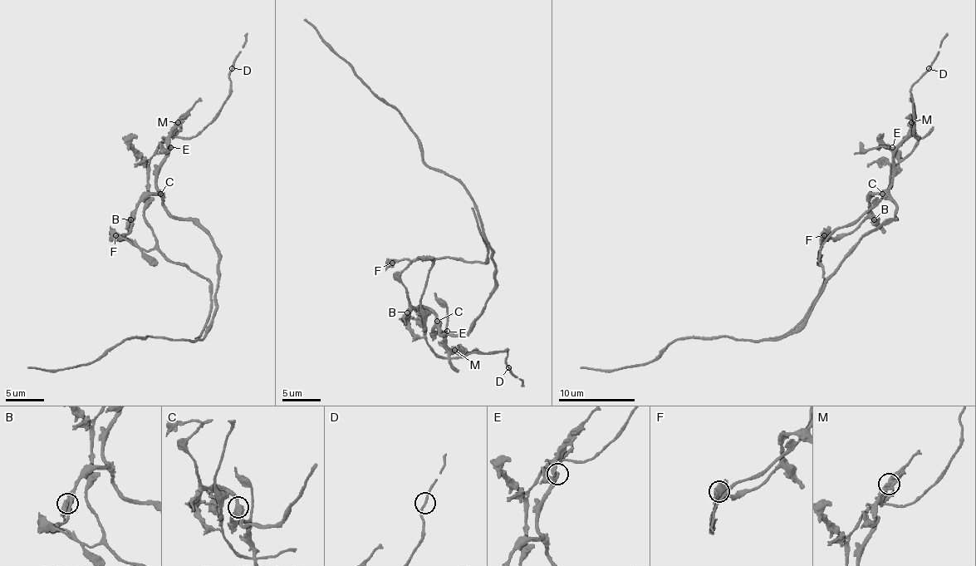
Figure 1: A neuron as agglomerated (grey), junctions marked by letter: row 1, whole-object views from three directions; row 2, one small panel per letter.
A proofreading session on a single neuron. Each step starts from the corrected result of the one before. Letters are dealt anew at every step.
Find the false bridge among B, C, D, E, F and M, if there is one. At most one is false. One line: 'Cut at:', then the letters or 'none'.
Cut at: C

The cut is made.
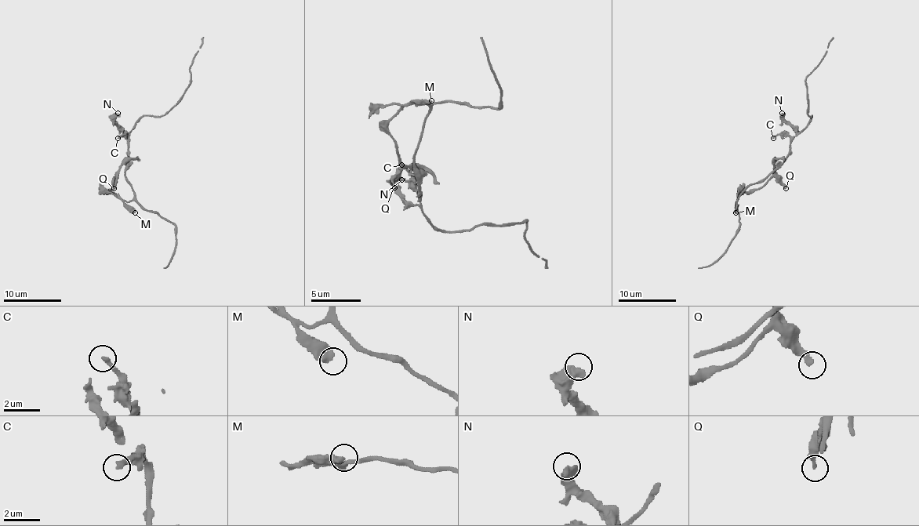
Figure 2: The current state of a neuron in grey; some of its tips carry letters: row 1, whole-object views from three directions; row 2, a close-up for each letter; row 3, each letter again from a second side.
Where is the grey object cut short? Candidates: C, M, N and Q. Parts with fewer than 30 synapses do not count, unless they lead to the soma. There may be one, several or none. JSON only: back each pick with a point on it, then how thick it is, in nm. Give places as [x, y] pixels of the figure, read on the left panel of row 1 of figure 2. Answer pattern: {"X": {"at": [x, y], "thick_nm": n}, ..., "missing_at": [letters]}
{"missing_at": []}

